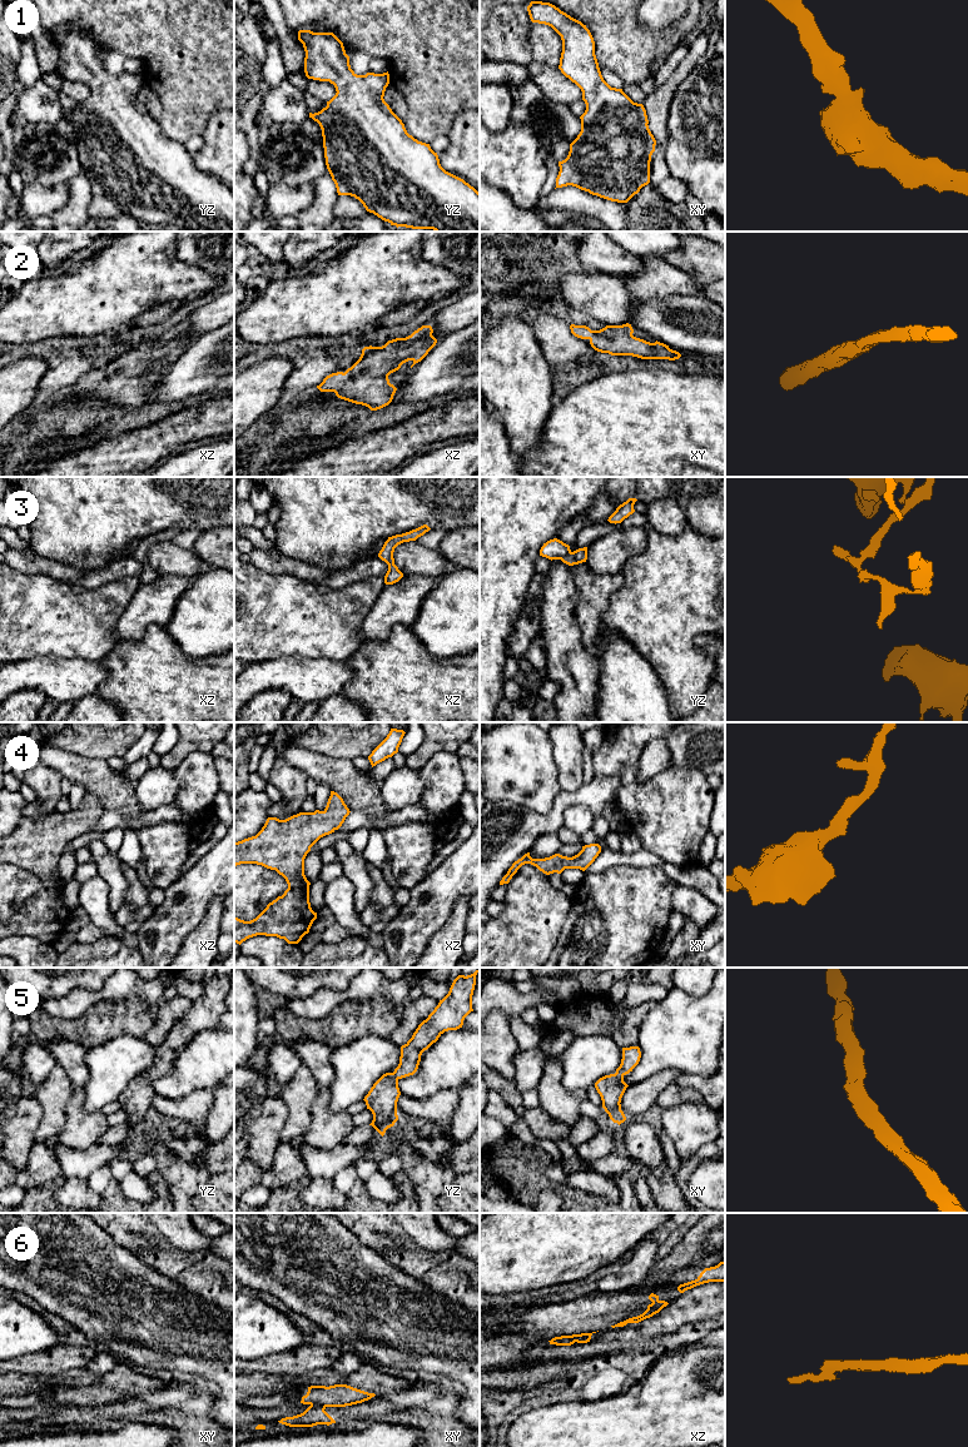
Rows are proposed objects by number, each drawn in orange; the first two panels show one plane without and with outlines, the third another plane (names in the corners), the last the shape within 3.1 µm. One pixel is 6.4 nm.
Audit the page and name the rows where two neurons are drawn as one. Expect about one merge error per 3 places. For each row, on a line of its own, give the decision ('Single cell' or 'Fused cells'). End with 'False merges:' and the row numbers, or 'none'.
1: Single cell
2: Single cell
3: Fused cells
4: Single cell
5: Single cell
6: Fused cells
False merges: 3, 6

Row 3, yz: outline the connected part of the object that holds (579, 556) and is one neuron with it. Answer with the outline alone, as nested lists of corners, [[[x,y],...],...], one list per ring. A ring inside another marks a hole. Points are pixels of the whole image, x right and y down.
[[[584,547],[574,552],[570,552],[561,561],[569,566],[574,566],[574,565],[586,562],[586,560],[587,560],[587,547]]]

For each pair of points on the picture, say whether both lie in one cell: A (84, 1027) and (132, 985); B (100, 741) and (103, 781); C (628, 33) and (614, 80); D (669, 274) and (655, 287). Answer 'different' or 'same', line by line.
A: different
B: different
C: different
D: same

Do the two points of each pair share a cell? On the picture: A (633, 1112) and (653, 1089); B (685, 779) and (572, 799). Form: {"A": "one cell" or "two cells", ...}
{"A": "one cell", "B": "two cells"}

